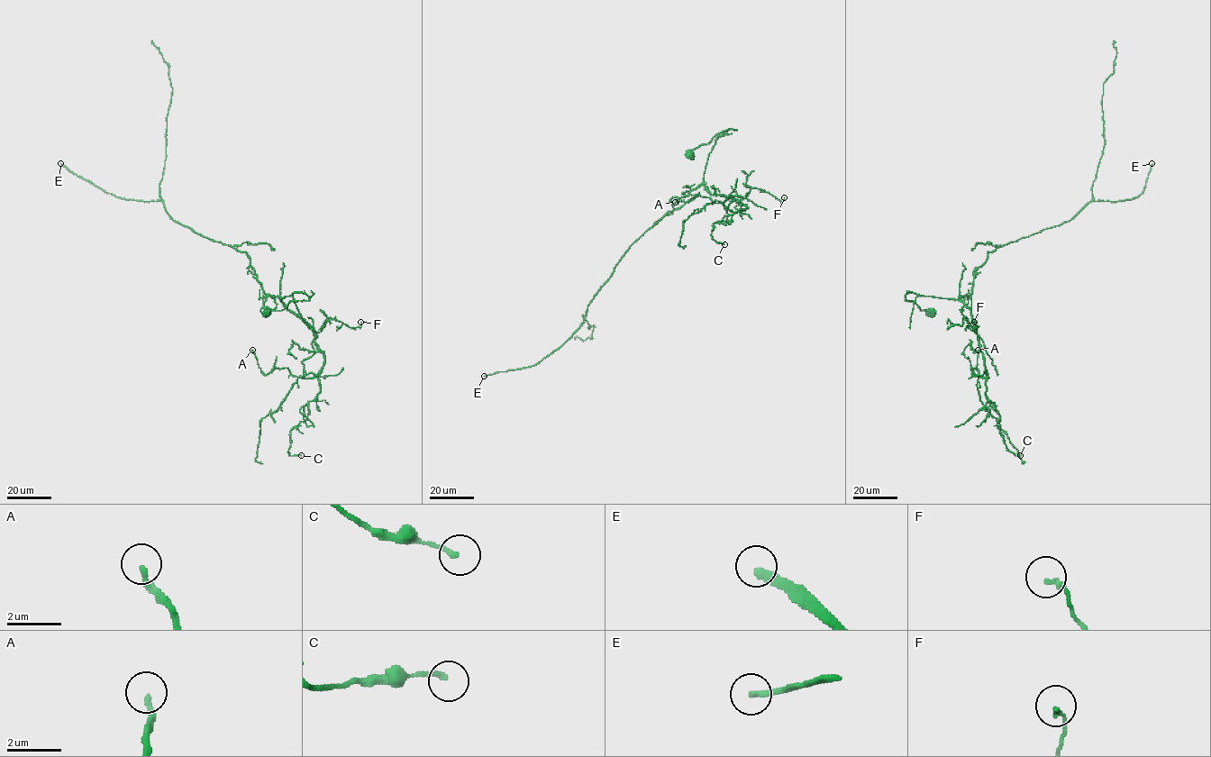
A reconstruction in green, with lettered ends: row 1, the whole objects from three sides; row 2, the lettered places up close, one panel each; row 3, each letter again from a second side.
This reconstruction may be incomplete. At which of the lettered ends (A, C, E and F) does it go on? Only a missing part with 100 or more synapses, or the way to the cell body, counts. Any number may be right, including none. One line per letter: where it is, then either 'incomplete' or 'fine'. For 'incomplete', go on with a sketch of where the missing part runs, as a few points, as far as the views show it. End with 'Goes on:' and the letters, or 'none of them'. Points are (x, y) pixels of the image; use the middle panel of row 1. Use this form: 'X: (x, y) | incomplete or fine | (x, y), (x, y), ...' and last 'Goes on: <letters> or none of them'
A: (675, 202) | fine
C: (724, 244) | fine
E: (484, 376) | incomplete
F: (784, 197) | fine
Goes on: E

